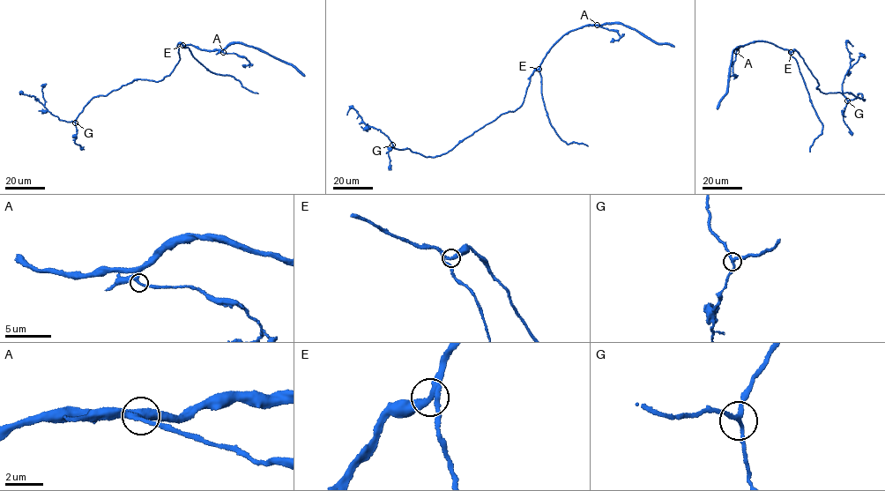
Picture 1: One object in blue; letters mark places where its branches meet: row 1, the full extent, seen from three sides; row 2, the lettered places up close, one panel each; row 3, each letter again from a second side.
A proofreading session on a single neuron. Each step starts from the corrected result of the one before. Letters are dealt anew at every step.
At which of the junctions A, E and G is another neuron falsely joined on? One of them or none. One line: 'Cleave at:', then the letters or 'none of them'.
Cleave at: none of them

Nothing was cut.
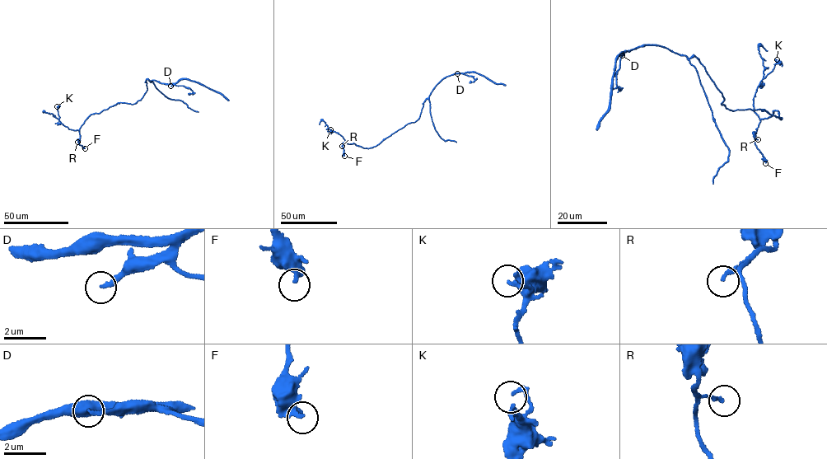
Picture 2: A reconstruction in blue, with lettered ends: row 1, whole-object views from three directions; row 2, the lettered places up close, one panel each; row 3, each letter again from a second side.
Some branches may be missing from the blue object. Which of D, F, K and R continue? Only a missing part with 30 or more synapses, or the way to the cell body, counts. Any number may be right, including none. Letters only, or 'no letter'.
D

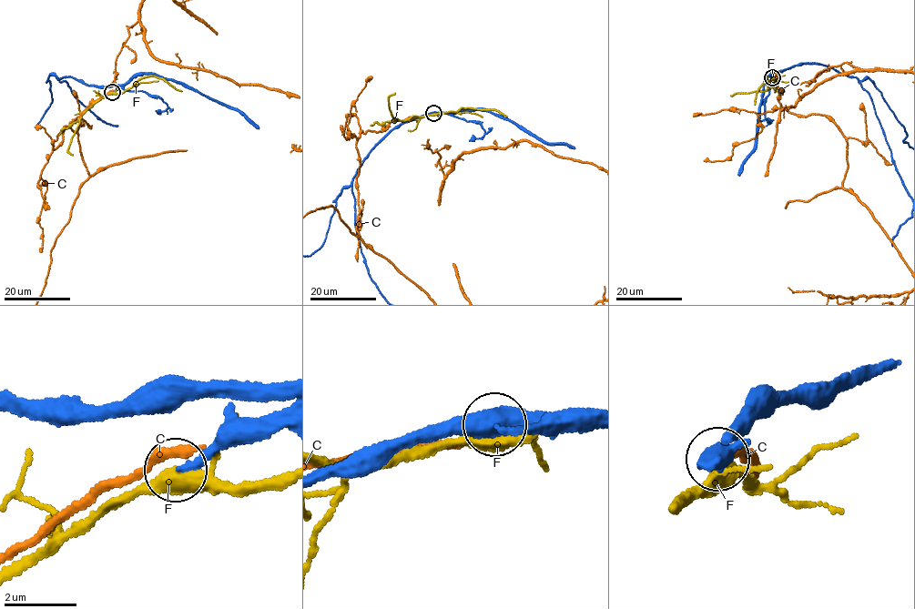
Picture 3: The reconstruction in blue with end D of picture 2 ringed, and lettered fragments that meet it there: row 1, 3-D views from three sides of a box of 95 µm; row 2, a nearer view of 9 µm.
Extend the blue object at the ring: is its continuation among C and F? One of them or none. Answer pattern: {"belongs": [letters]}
{"belongs": []}

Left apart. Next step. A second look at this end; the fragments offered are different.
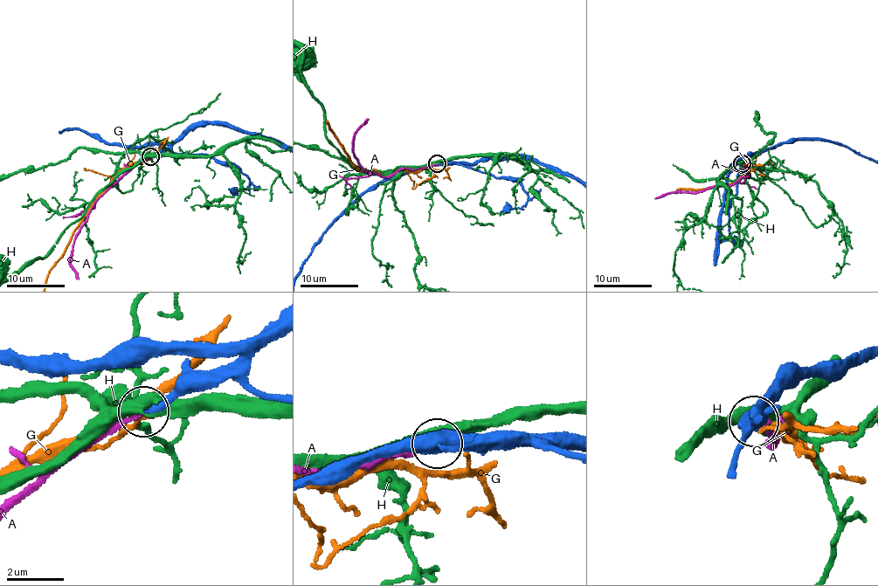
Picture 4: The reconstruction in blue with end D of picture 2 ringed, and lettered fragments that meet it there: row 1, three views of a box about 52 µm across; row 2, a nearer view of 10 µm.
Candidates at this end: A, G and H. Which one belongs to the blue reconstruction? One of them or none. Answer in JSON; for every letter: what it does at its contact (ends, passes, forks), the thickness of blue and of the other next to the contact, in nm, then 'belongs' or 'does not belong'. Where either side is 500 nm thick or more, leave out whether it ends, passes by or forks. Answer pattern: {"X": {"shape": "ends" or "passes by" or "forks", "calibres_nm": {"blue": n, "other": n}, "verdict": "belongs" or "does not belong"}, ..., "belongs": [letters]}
{"A": {"shape": "ends", "calibres_nm": {"blue": 200, "other": 160}, "verdict": "belongs"}, "G": {"shape": "passes by", "calibres_nm": {"blue": 440, "other": 110}, "verdict": "does not belong"}, "H": {"shape": "passes by", "calibres_nm": {"blue": 240, "other": 440}, "verdict": "does not belong"}, "belongs": ["A"]}

